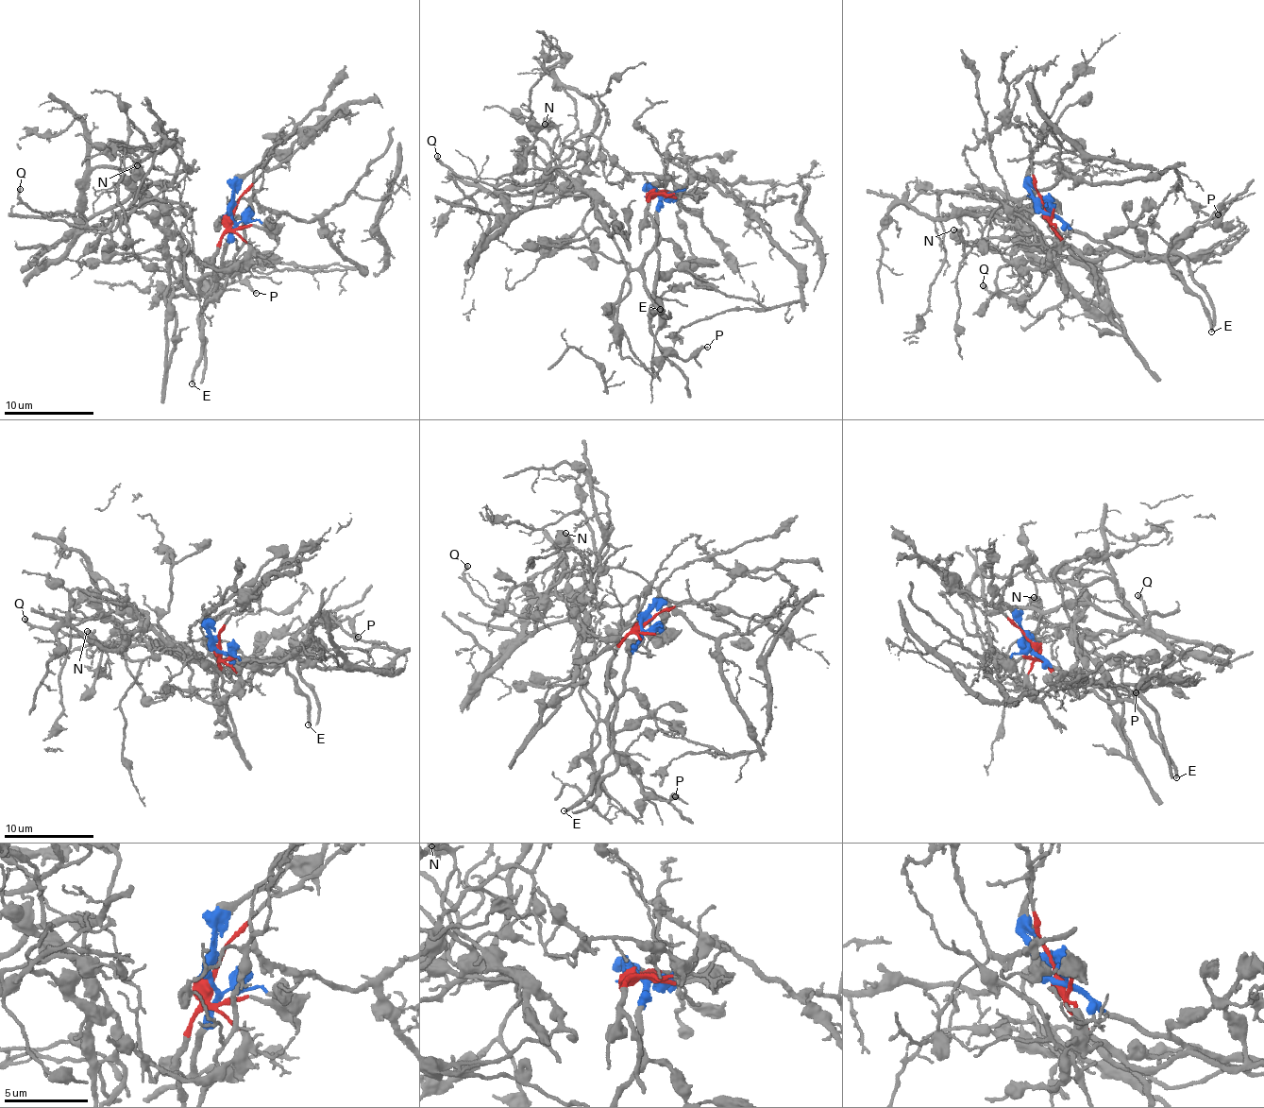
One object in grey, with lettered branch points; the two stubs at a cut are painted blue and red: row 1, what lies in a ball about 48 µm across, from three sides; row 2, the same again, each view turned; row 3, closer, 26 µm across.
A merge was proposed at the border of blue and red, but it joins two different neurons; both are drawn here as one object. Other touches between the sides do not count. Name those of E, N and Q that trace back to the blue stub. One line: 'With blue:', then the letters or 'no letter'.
With blue: no letter

